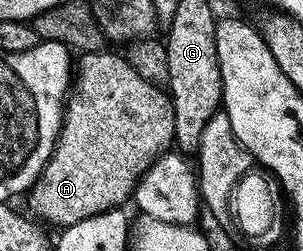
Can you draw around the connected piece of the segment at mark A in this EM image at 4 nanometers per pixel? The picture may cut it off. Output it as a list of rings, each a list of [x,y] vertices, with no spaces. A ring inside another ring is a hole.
[[[113,49],[86,51],[76,60],[57,144],[40,177],[27,192],[28,214],[56,229],[70,227],[87,217],[125,205],[121,203],[128,204],[145,170],[174,146],[175,109],[168,90],[139,77],[124,54],[116,55],[109,50]]]

